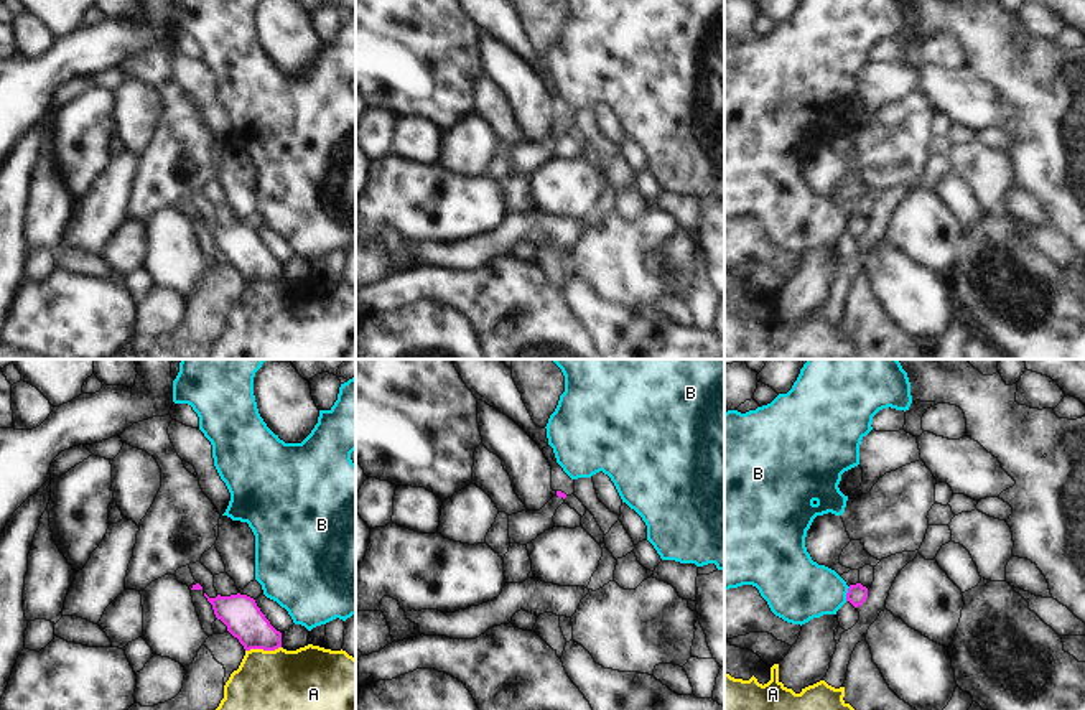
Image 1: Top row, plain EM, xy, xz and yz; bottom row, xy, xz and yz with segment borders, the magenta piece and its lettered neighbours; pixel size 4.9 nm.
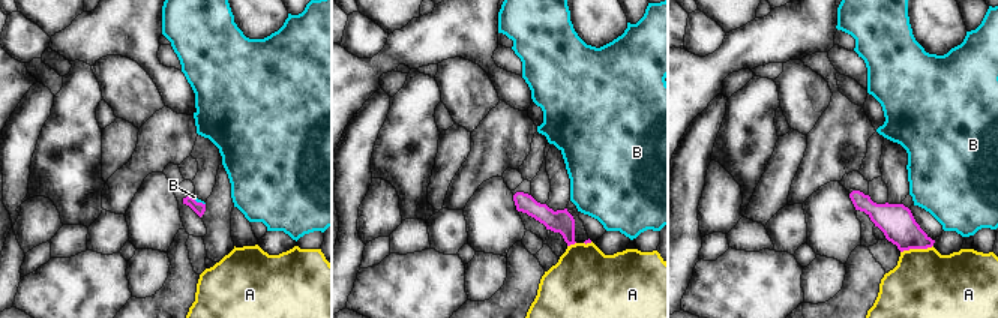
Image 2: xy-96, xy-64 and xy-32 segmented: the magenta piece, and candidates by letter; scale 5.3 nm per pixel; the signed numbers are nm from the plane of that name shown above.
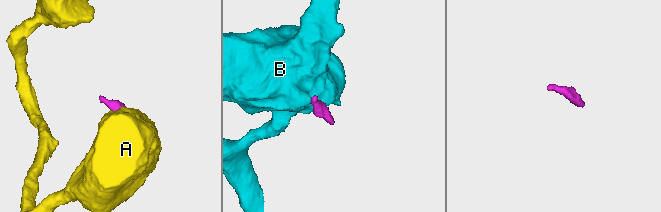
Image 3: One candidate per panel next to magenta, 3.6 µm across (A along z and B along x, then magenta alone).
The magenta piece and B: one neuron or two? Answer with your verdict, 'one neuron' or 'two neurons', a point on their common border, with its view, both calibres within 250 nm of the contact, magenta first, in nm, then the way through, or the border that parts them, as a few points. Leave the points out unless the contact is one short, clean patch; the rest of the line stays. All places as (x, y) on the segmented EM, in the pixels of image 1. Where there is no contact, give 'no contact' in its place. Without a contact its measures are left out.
two neurons | yz (847, 593) | 100/320 nm | along yz (850, 587), (845, 600)

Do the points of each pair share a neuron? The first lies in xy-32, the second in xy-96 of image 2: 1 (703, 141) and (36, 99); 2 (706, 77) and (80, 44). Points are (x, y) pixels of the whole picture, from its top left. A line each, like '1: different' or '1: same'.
1: same
2: same

